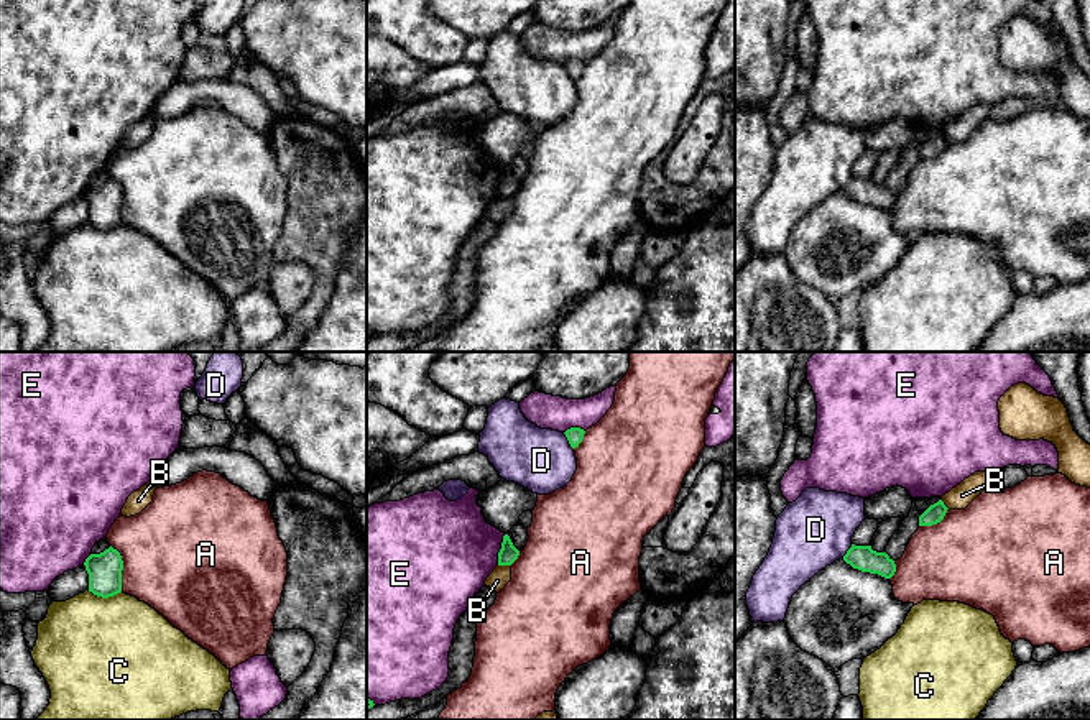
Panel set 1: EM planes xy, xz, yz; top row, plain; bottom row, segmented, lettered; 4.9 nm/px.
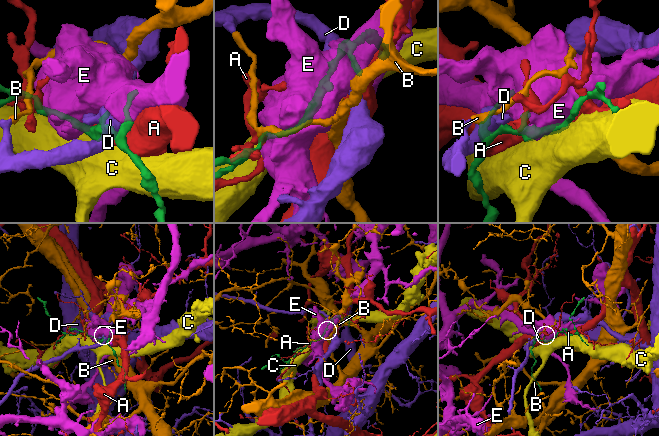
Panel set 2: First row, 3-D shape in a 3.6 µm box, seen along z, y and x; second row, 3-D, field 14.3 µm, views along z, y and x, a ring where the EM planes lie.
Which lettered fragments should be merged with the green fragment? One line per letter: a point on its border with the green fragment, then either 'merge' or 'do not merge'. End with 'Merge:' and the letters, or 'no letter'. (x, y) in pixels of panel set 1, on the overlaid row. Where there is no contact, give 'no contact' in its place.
A: meets green in xy at (122, 567); do not merge
B: meets green in xz at (505, 564); do not merge
C: meets green in xy at (104, 597); do not merge
D: meets green in xz at (568, 439); do not merge
E: meets green in xz at (500, 549); do not merge
Merge: no letter

